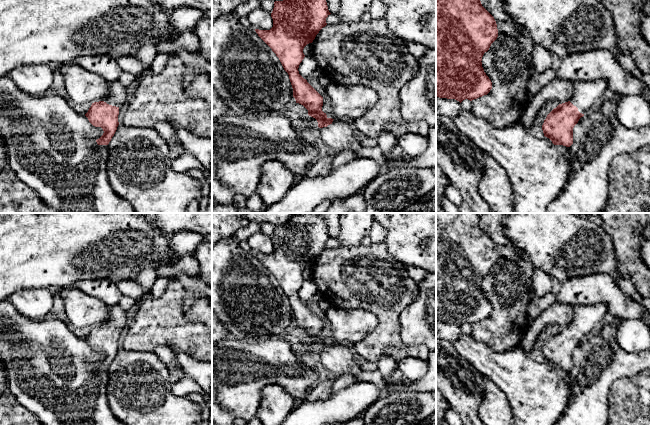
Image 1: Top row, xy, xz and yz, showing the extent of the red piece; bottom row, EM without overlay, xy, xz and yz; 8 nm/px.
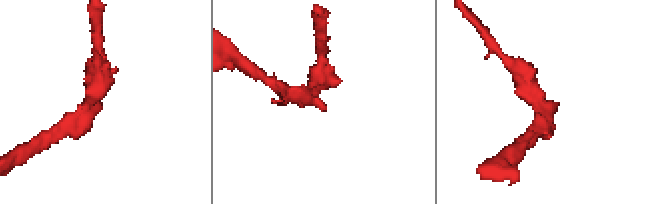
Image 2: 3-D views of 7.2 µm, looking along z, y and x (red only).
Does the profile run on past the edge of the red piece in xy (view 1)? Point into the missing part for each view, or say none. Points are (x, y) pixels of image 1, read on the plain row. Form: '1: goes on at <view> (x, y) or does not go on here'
1: goes on at xy (118, 319)

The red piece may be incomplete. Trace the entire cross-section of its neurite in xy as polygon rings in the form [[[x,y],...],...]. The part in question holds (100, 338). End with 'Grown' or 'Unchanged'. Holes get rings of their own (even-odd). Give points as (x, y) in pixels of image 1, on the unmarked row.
[[[119,304],[109,307],[108,320],[103,325],[92,327],[88,336],[85,338],[93,350],[101,351],[104,355],[103,359],[96,364],[98,369],[108,369],[111,365],[119,349],[119,333],[127,329],[129,319],[130,317],[127,315],[127,312],[124,311]]]. Grown

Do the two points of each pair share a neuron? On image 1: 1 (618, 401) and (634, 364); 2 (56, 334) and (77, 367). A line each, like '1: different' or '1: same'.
1: different
2: same

